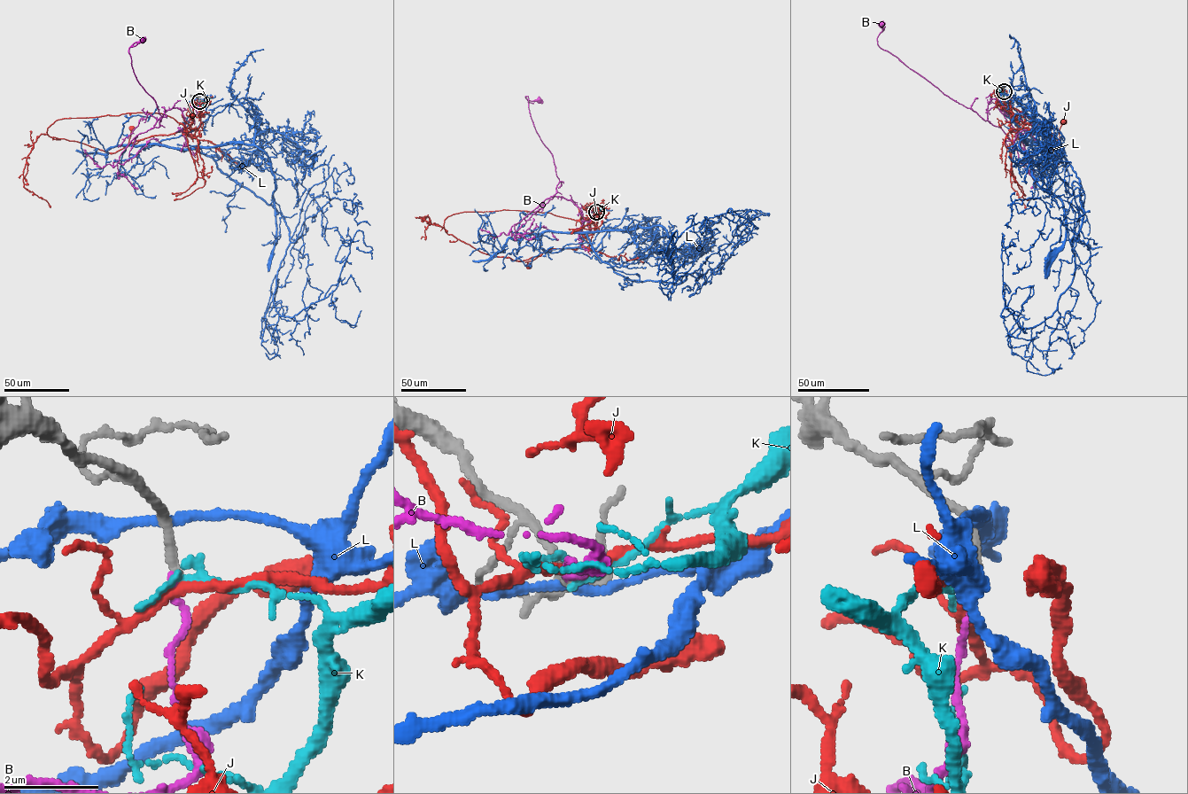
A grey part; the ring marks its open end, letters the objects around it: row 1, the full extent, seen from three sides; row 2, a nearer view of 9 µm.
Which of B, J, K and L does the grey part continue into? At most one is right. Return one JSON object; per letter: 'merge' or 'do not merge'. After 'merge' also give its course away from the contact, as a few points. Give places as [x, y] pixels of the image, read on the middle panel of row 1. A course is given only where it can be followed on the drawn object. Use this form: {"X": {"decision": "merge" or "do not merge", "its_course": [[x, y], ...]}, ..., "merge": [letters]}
{"B": {"decision": "do not merge"}, "J": {"decision": "do not merge"}, "K": {"decision": "do not merge"}, "L": {"decision": "do not merge"}, "merge": []}

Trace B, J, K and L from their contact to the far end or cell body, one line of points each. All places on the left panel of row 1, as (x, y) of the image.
B: (198, 100), (198, 106), (166, 110), (154, 126), (159, 126), (162, 116), (136, 80), (129, 52), (143, 39)
J: (199, 101), (192, 102), (188, 108), (192, 123), (183, 130), (153, 136), (130, 145), (128, 140), (132, 128)
K: (199, 100), (203, 102), (199, 117)
L: (198, 99), (143, 150), (195, 149), (281, 214), (281, 315), (334, 291), (361, 230), (356, 249)

